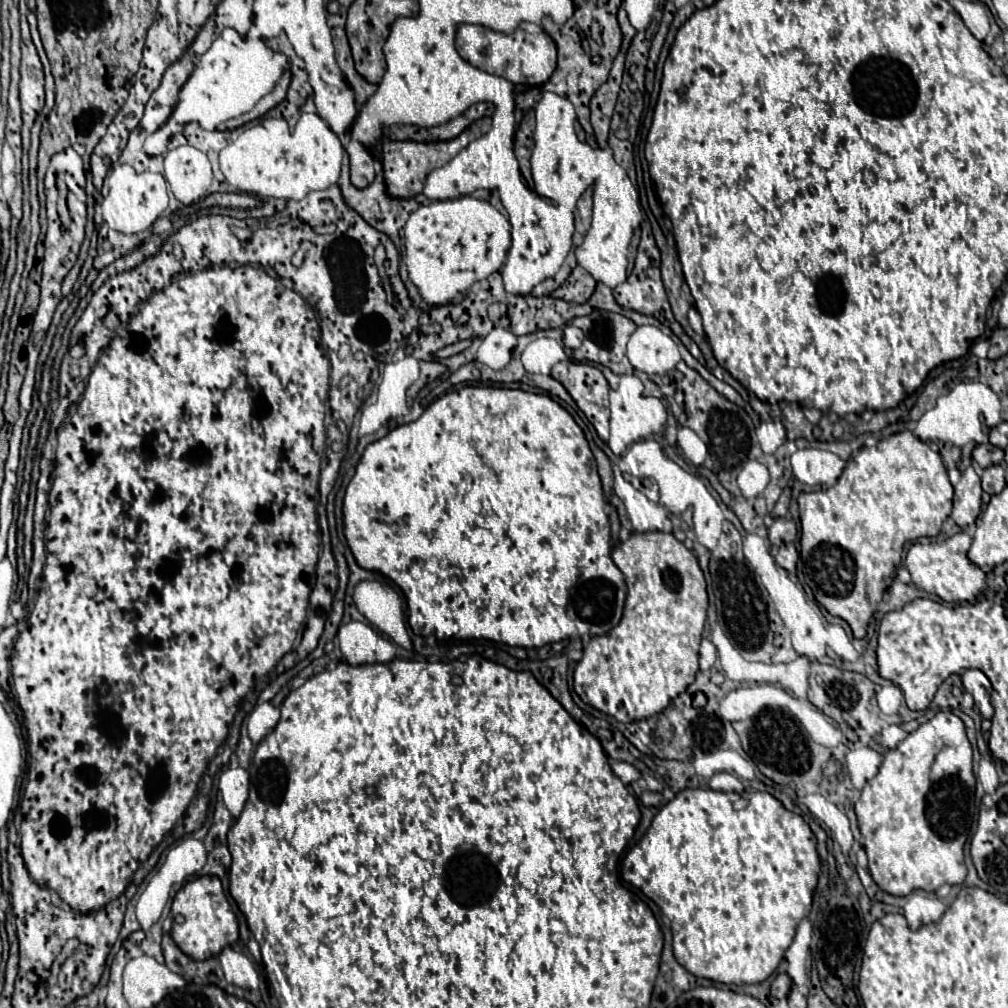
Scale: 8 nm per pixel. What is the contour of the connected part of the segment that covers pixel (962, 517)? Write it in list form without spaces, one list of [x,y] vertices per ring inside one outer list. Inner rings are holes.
[[[968,467],[960,481],[954,485],[954,509],[952,509],[952,519],[962,527],[970,529],[980,515],[982,509],[982,487],[980,487],[980,477],[972,467]]]

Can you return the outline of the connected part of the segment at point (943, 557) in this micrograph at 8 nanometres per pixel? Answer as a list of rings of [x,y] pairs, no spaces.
[[[964,531],[940,543],[914,543],[906,555],[906,569],[912,575],[912,583],[948,603],[974,601],[986,589],[986,573],[968,559],[970,543],[972,537]]]

